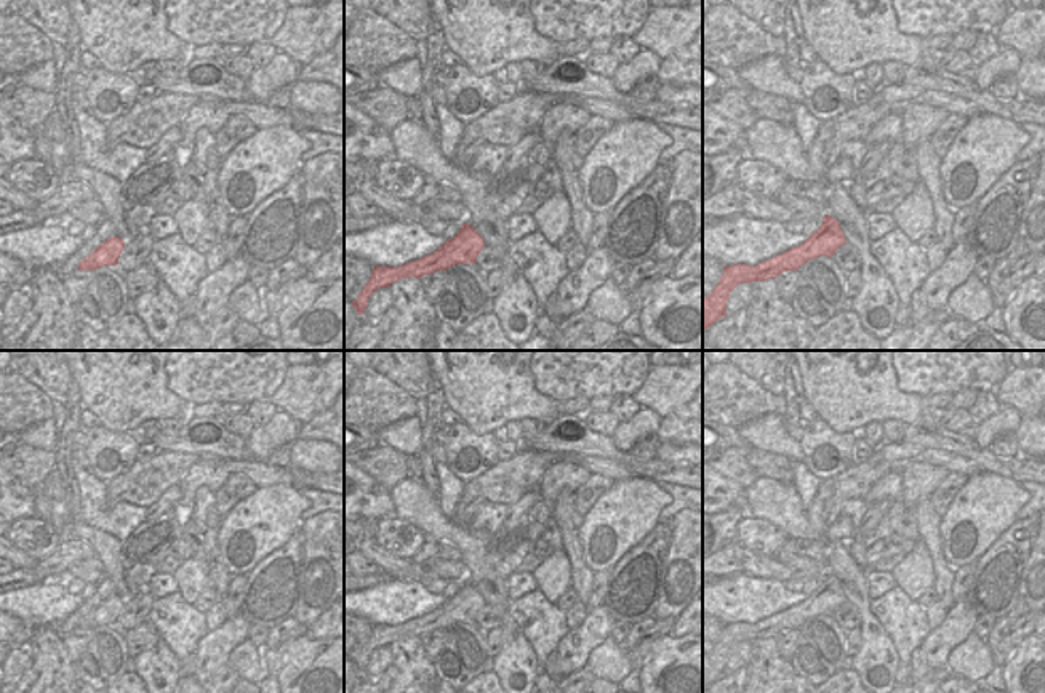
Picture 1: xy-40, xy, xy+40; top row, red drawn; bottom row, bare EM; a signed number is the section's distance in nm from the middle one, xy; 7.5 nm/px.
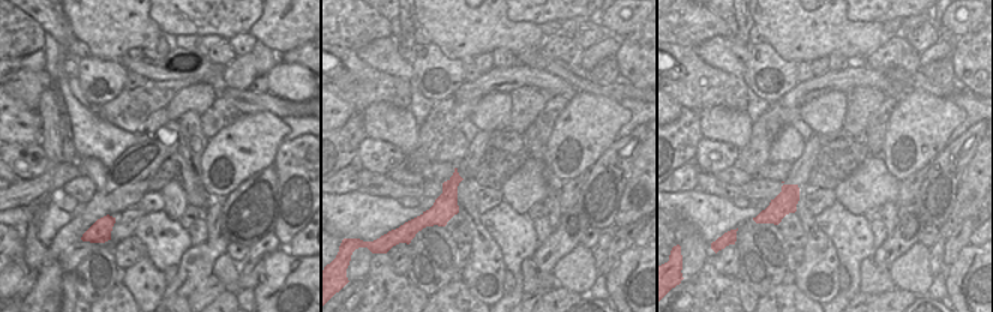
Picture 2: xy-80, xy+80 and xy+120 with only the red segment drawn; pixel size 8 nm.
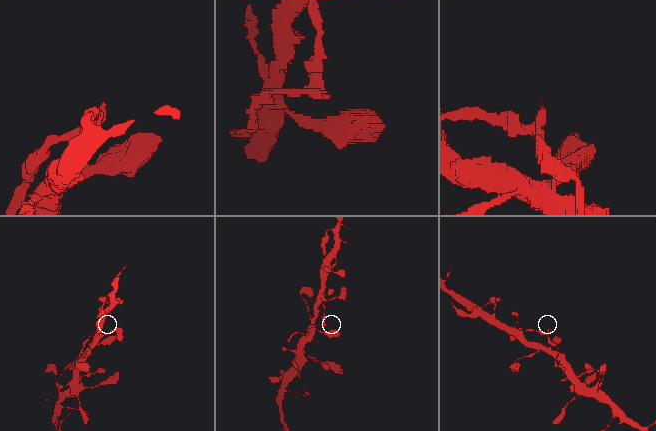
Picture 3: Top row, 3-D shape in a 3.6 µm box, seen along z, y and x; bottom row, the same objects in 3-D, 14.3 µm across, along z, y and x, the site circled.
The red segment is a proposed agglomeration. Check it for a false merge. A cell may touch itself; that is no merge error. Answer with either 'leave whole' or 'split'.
split

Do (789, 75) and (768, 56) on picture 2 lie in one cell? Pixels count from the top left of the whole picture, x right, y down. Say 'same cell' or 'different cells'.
same cell

